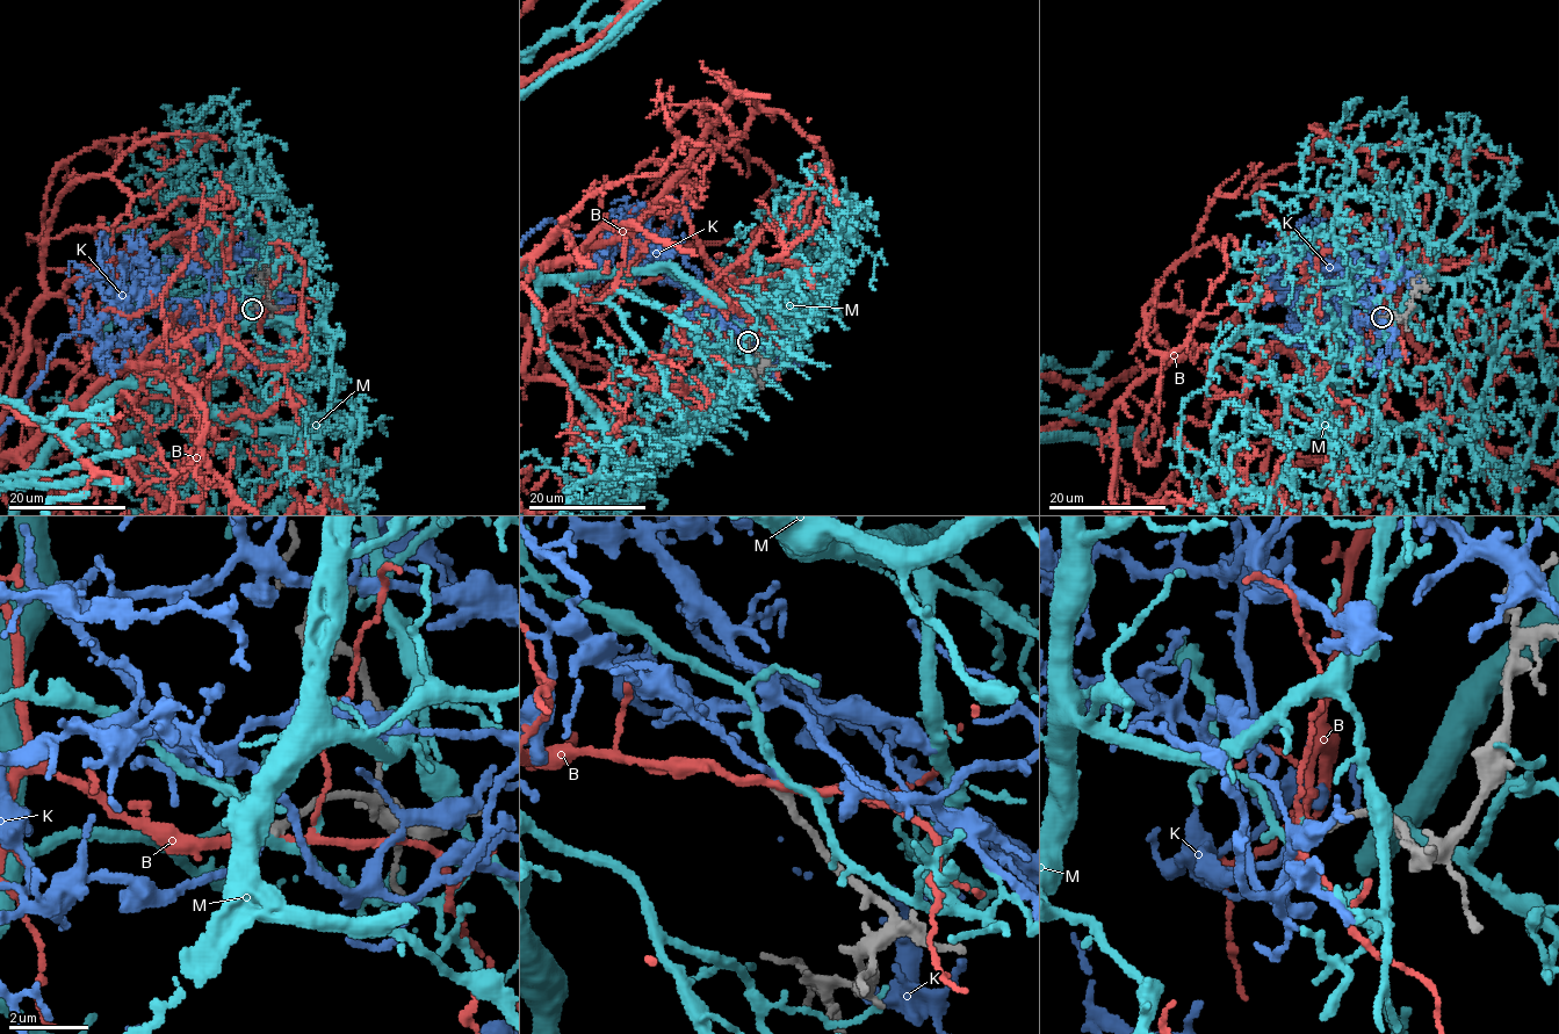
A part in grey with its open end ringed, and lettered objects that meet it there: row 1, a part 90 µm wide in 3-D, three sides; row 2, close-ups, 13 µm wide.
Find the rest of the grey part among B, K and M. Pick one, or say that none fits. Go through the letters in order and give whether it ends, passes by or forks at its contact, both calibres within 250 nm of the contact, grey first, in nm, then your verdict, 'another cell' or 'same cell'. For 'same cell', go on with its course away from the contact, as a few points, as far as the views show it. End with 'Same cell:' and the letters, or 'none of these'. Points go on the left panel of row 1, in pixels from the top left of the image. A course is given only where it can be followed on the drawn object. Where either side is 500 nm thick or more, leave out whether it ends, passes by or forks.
B: it forks there; 240 nm thick on the grey side, 160 nm on the other; another cell
K: it passes by; 240 nm thick on the grey side, 120 nm on the other; same cell
M: it forks there; 240 nm thick on the grey side, 180 nm on the other; another cell
Same cell: K

